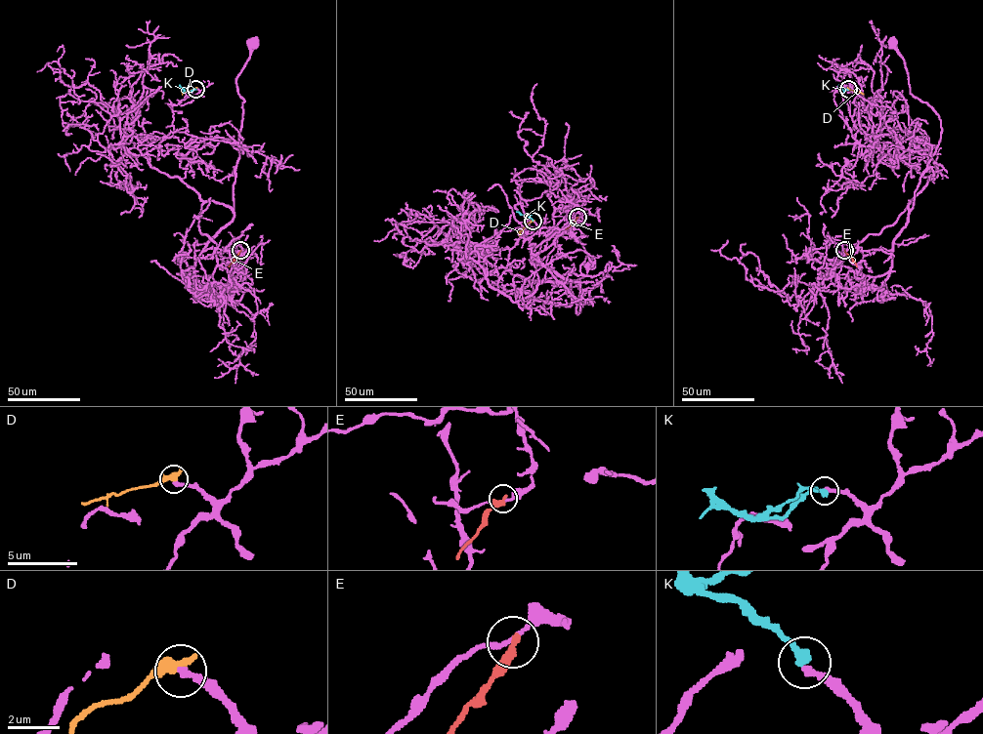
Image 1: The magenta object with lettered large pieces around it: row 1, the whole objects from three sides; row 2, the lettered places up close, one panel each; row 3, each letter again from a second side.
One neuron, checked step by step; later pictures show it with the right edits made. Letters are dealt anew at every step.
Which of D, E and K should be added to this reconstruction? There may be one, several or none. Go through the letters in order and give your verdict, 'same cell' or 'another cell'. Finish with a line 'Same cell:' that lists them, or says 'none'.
D: another cell
E: another cell
K: same cell
Same cell: K

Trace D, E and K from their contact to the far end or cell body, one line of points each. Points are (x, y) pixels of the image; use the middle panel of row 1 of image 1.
D: (533, 221), (519, 235)
E: (577, 217), (566, 229)
K: (533, 221), (516, 211)

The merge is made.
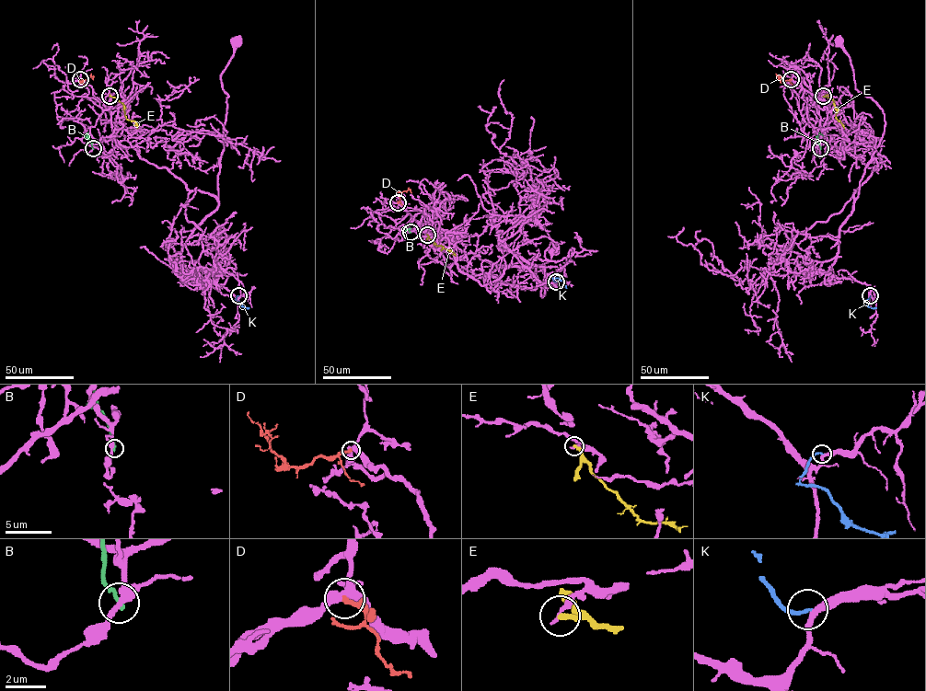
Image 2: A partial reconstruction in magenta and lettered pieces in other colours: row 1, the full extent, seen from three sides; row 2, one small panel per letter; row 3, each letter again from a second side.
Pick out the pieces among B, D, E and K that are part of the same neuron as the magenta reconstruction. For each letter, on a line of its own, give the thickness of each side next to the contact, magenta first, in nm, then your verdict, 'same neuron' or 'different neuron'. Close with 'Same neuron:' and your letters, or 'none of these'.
B: 280 nm thick on the magenta side, 200 nm on the other; different neuron
D: 320 nm thick on the magenta side, 240 nm on the other; different neuron
E: 240 nm thick on the magenta side, 260 nm on the other; different neuron
K: 280 nm thick on the magenta side, 160 nm on the other; different neuron
Same neuron: none of these

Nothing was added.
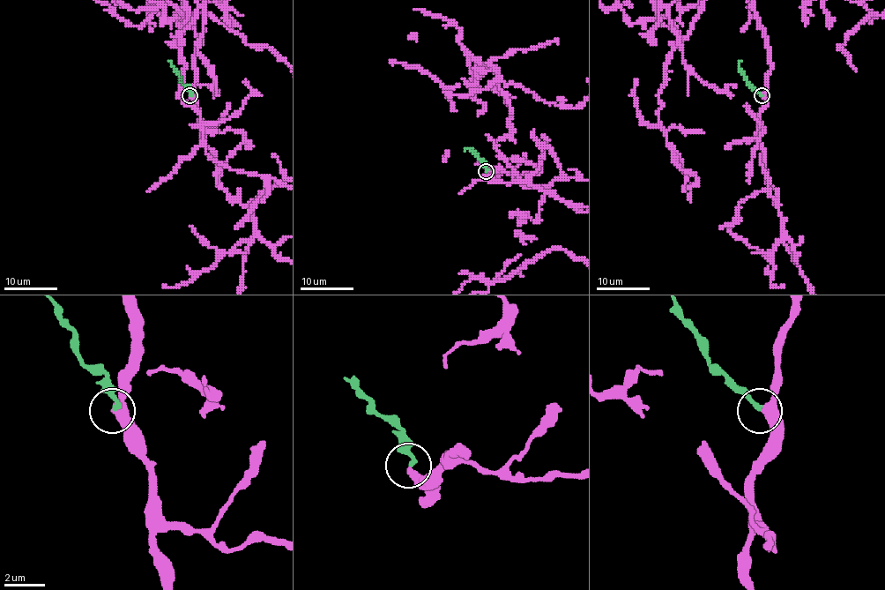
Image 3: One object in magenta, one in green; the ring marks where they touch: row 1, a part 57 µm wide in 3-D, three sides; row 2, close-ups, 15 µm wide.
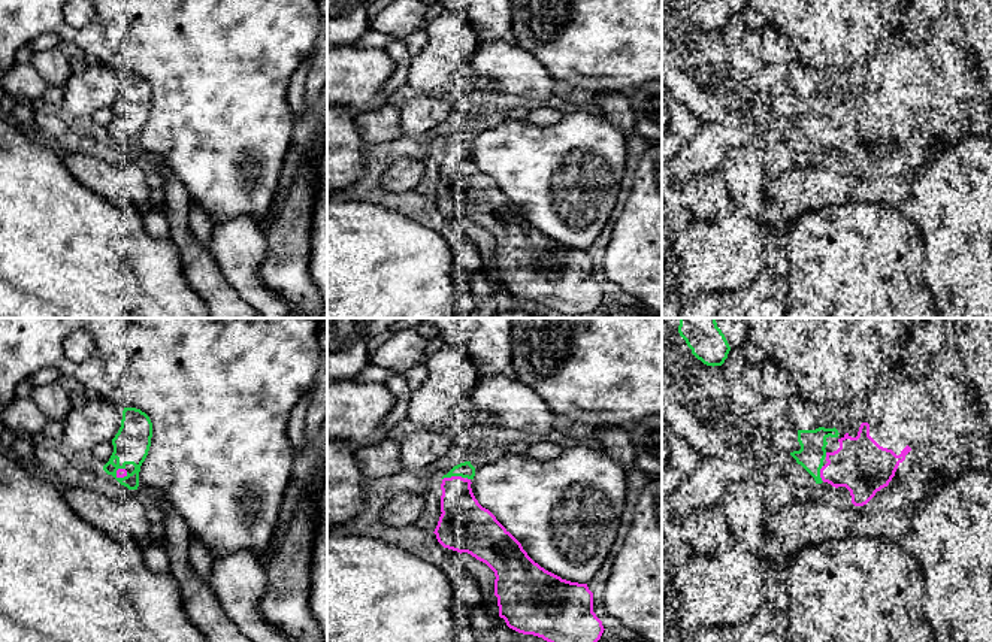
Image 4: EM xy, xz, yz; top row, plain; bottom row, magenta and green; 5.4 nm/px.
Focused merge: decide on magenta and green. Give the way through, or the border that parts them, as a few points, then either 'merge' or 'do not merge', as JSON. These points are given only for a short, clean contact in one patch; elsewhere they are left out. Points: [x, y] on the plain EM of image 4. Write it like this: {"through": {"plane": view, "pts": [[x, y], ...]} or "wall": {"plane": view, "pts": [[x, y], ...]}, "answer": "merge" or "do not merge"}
{"answer": "merge"}

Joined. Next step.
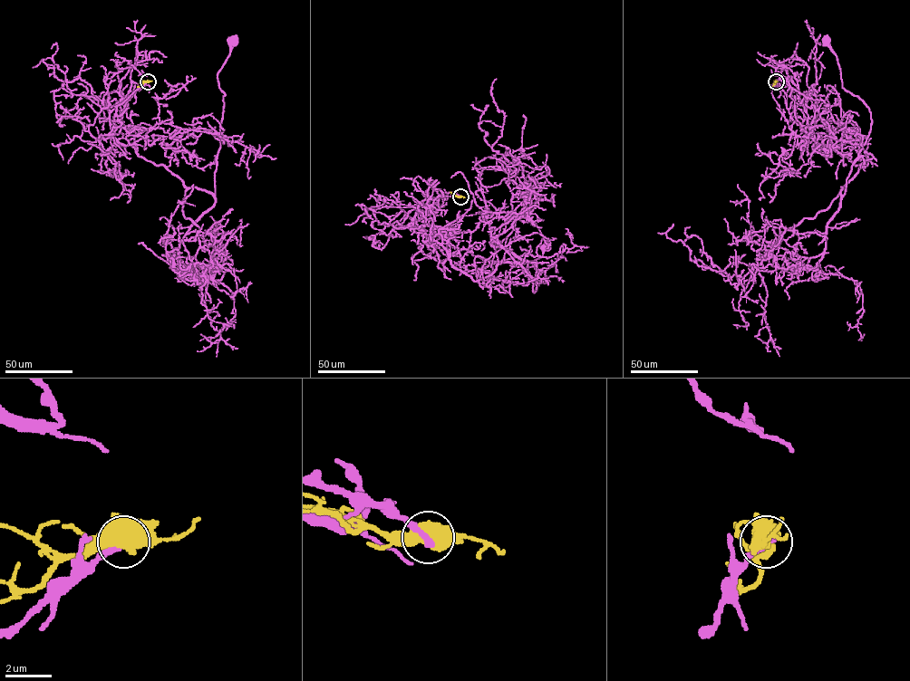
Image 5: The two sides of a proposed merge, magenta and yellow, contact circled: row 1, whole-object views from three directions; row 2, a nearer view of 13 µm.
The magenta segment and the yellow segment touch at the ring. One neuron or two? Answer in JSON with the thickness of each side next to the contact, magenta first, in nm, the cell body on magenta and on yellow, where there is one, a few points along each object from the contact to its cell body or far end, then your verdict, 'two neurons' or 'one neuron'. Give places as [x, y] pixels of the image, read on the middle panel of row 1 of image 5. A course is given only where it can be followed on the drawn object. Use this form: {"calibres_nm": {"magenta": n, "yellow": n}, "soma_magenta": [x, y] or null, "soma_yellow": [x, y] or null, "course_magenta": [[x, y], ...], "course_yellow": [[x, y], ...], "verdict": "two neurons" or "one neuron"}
{"calibres_nm": {"magenta": 280, "yellow": 650}, "soma_magenta": [546, 246], "soma_yellow": null, "course_magenta": [[460, 196], [430, 200], [422, 230], [483, 288], [530, 279], [534, 292], [530, 261], [546, 246]], "course_yellow": [[460, 196], [450, 192]], "verdict": "two neurons"}

